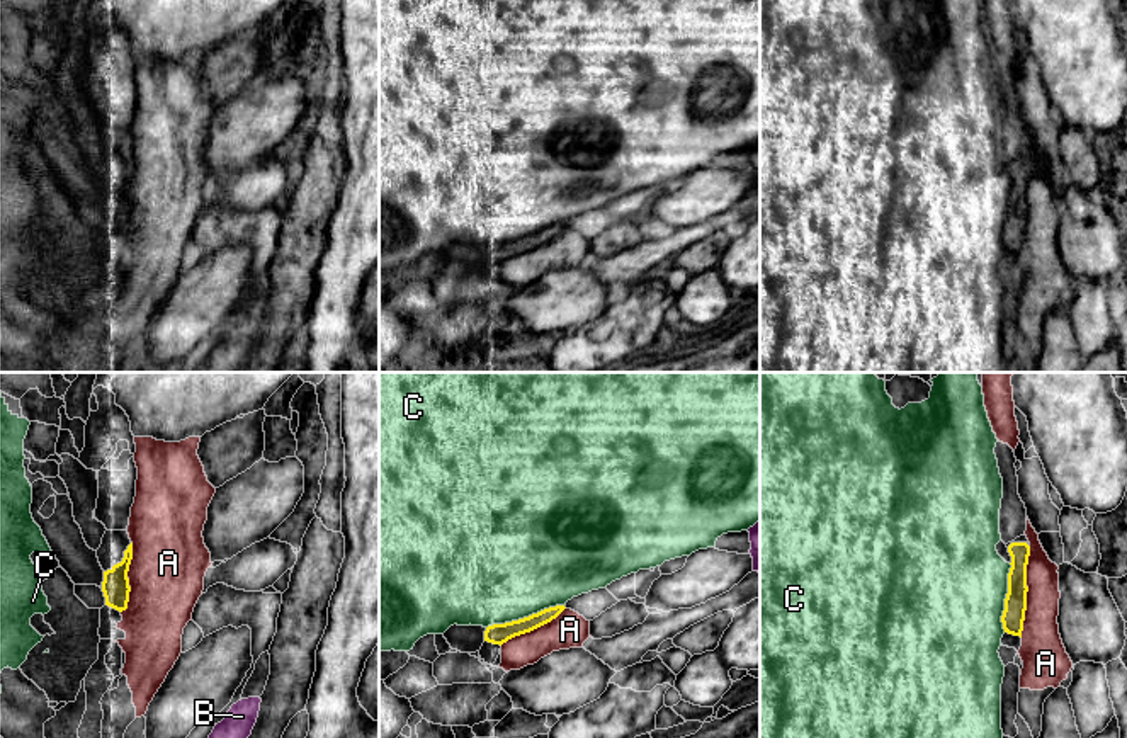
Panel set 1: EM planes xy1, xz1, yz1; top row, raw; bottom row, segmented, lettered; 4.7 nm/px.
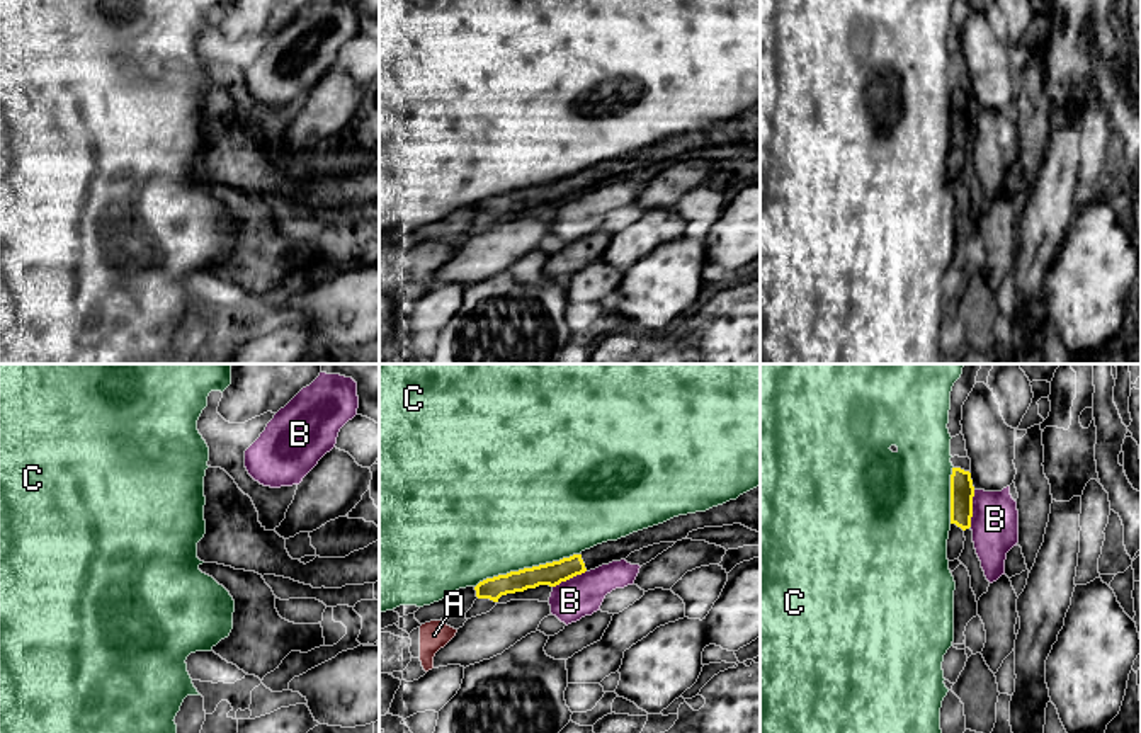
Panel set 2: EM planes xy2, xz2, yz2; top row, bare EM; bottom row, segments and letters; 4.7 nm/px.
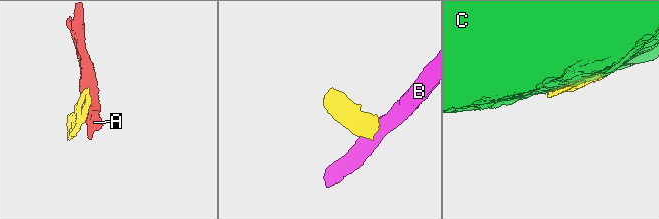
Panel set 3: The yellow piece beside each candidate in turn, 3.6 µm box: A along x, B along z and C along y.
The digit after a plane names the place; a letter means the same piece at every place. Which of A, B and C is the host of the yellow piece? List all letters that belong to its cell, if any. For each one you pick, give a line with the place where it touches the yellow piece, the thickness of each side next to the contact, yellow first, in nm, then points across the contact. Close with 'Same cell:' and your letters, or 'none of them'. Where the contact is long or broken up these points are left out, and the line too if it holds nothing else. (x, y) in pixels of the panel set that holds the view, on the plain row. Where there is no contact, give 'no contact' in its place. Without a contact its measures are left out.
Same cell: none of them

